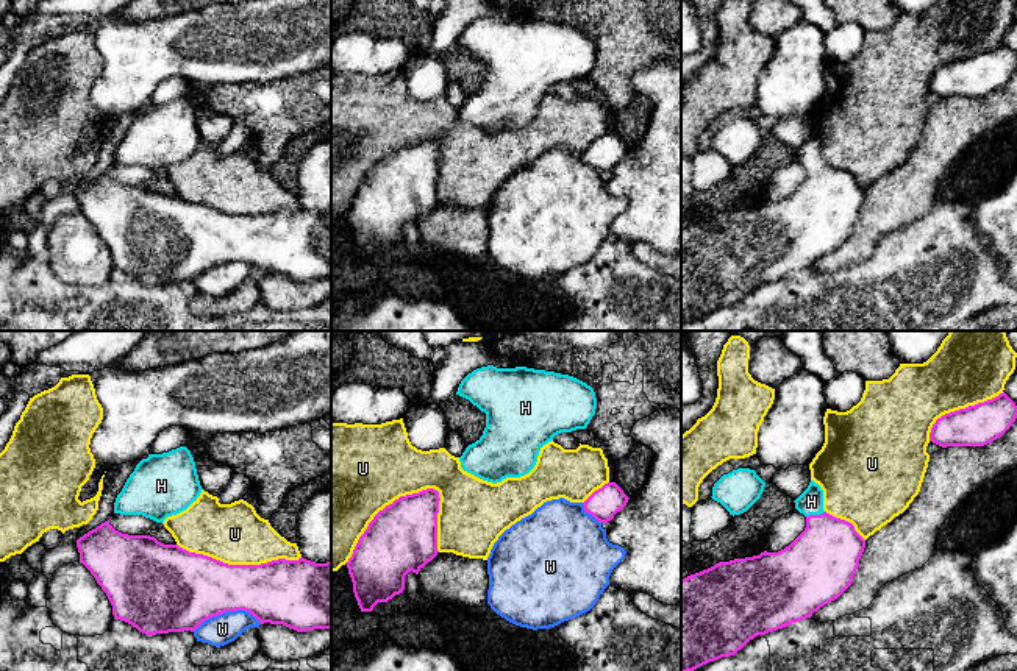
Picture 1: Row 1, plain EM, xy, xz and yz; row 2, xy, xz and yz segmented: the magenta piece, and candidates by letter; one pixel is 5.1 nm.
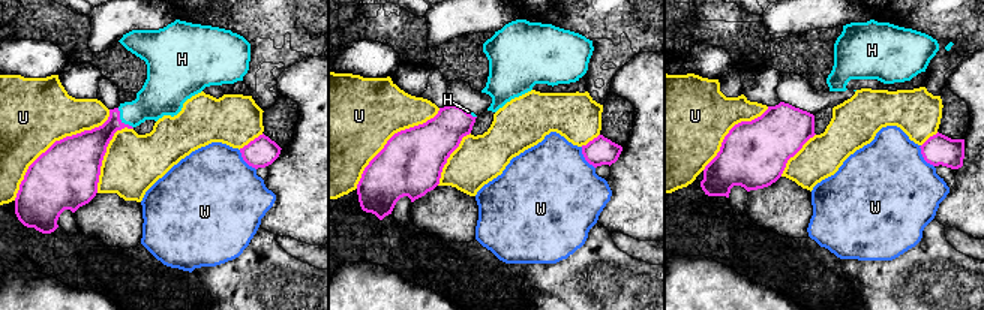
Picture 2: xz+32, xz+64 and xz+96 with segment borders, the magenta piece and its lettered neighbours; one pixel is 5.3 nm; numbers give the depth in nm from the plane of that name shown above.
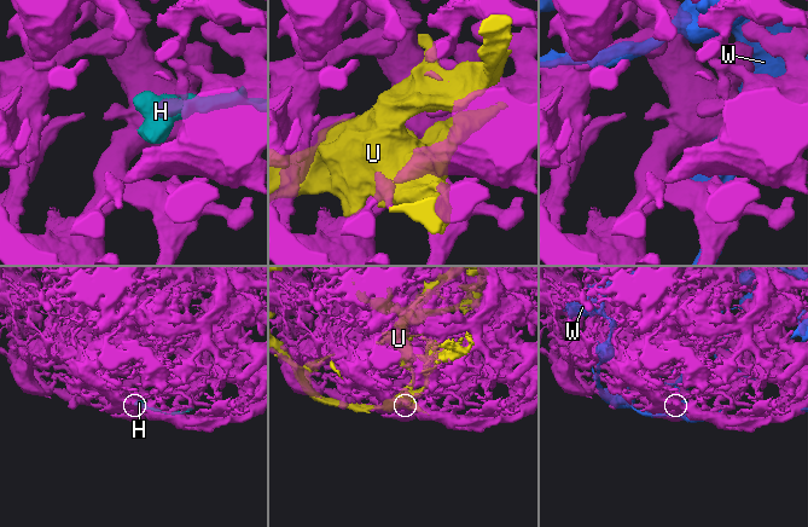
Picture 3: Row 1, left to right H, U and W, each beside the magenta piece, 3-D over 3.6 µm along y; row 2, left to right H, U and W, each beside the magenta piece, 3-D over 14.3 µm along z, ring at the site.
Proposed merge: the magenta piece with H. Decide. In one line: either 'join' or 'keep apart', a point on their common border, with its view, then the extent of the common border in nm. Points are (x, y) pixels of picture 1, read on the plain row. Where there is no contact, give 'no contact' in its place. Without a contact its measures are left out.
join | yz (814, 166) | 100 nm

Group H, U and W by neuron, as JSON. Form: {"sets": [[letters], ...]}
{"sets": [["H"], ["U"], ["W"]]}

